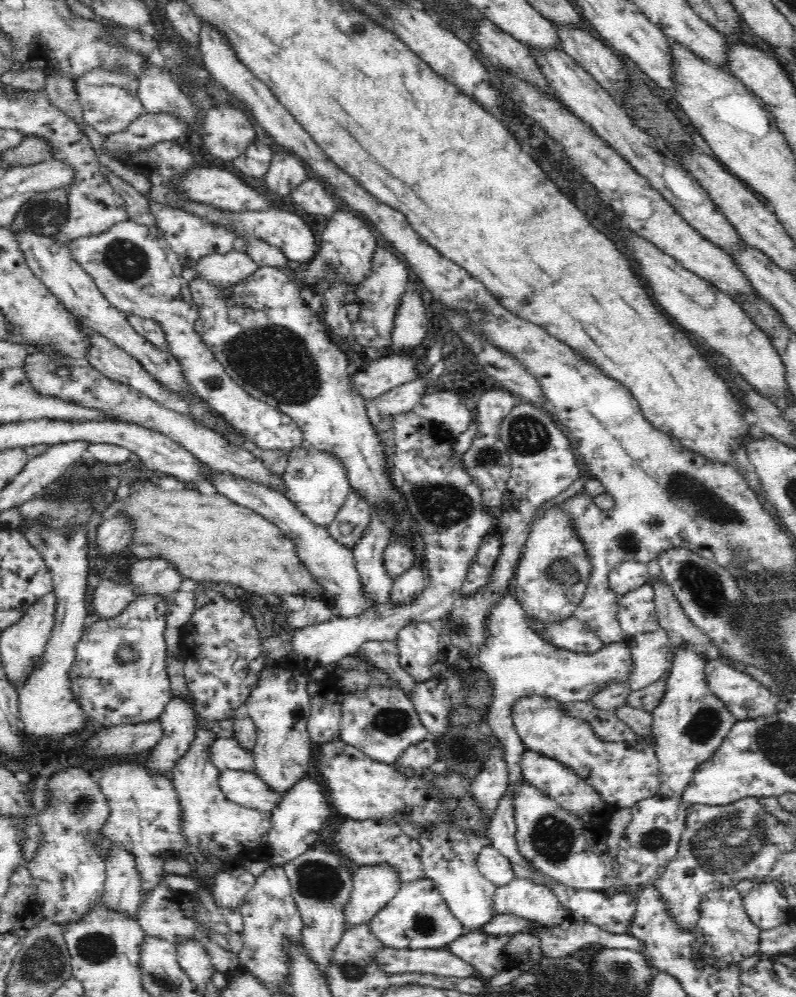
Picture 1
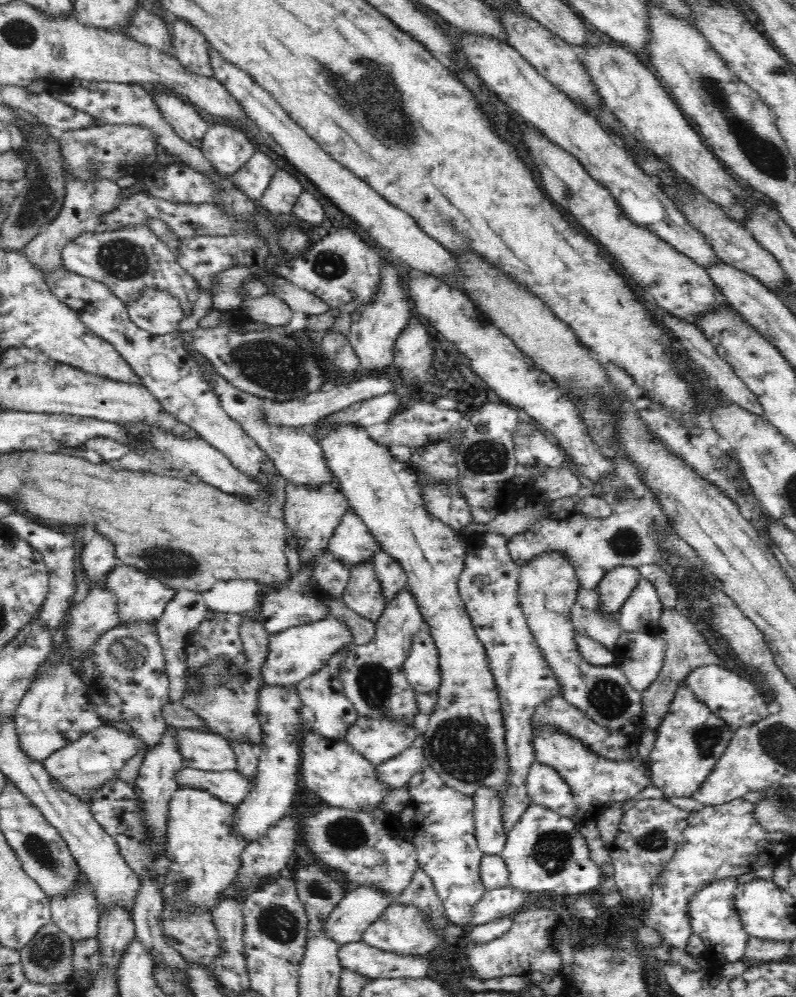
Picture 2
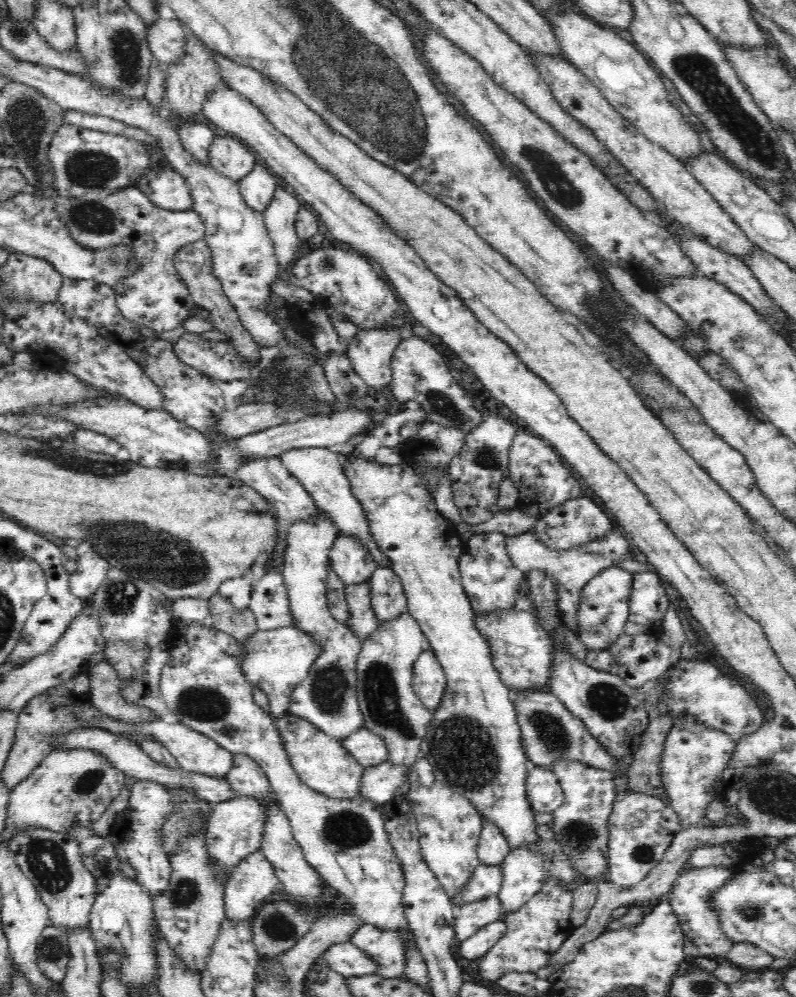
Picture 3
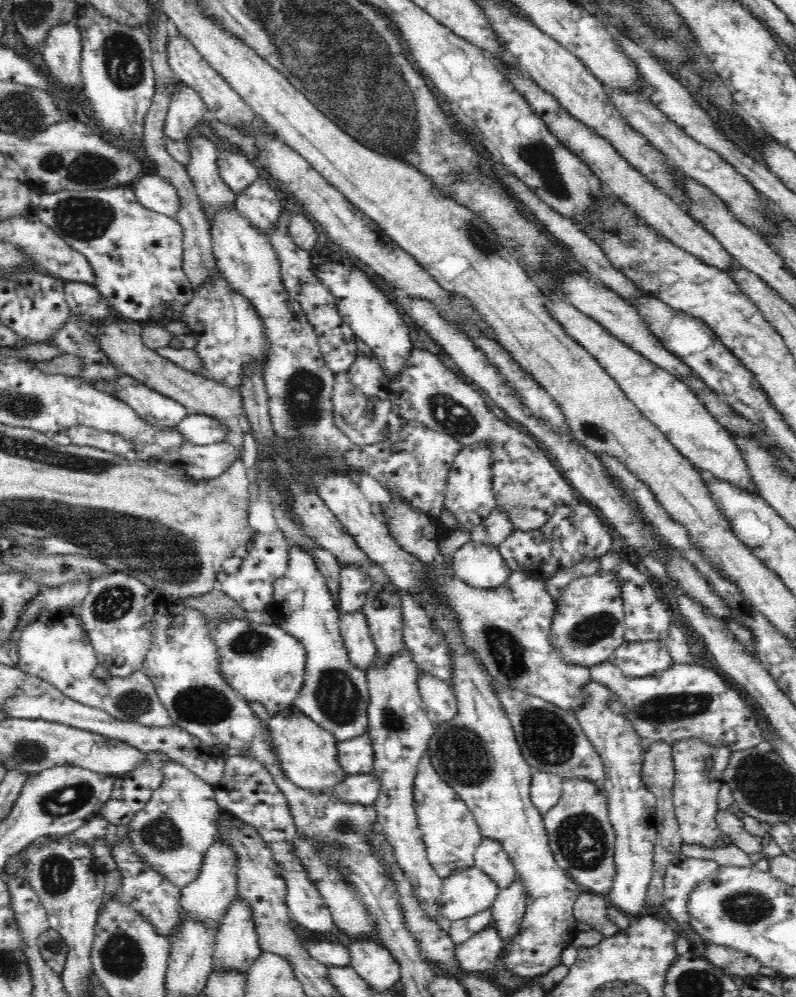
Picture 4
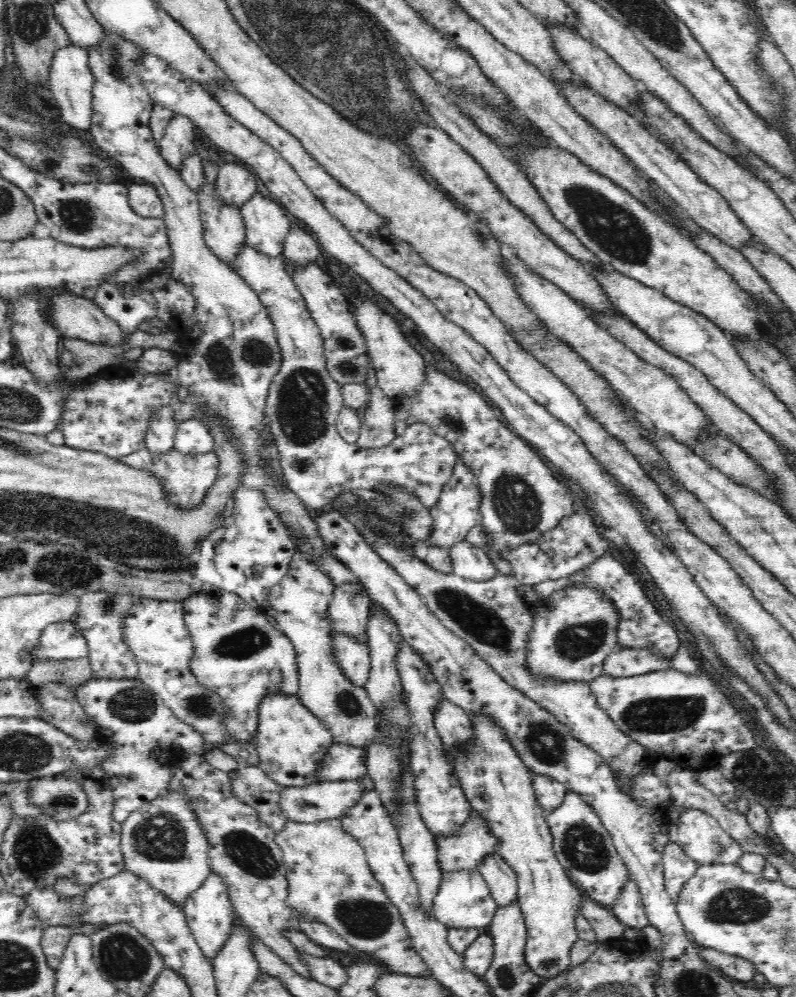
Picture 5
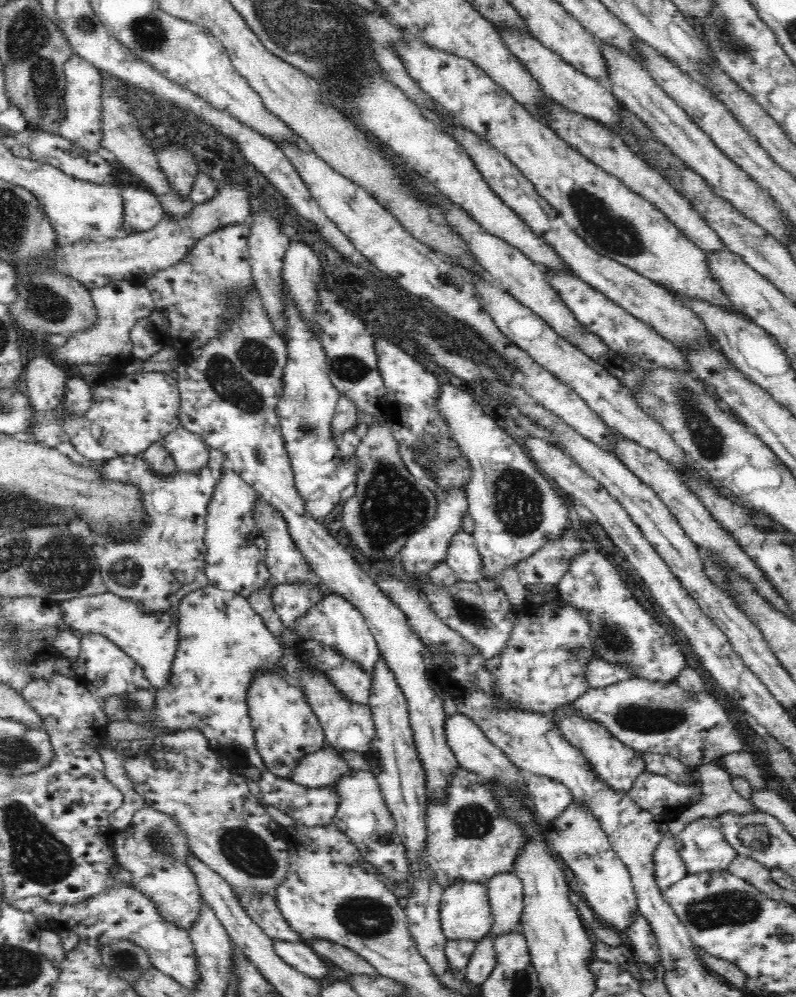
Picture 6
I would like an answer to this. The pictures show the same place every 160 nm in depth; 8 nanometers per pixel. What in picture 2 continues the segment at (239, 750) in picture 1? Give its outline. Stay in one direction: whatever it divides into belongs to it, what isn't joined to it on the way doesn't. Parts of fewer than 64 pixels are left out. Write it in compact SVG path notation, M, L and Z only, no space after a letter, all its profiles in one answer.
M178 729L177 733L186 767L205 772L237 771L237 756L229 739L199 730Z

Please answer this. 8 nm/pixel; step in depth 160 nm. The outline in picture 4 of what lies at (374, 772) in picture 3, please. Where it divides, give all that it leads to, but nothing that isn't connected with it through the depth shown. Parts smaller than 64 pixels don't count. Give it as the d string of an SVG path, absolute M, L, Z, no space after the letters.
M369 774L350 775L348 780L344 780L340 786L336 786L333 791L334 797L342 799L344 802L356 802L358 804L374 805L382 790L380 779Z

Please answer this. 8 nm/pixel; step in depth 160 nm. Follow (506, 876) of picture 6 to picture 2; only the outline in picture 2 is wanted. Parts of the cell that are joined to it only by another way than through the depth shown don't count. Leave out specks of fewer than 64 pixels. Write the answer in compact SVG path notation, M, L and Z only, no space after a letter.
M492 787L478 788L473 798L475 836L484 854L501 854L507 835L503 830L501 794Z

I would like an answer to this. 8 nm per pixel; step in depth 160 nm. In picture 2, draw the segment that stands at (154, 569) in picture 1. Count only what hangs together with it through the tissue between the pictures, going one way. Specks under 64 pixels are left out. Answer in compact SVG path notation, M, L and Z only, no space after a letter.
M117 564L109 573L105 584L117 599L119 618L124 622L152 622L156 623L163 615L164 608L176 594L171 586L164 584L159 578L140 570L136 566Z

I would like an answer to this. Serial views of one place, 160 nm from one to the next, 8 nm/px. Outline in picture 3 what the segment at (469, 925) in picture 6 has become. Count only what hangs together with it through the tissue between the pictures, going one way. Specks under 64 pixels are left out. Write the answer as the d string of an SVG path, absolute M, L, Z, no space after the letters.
M480 863L472 878L466 886L466 894L462 898L456 898L459 907L486 897L492 897L492 894L499 895L503 884L503 872L500 866Z

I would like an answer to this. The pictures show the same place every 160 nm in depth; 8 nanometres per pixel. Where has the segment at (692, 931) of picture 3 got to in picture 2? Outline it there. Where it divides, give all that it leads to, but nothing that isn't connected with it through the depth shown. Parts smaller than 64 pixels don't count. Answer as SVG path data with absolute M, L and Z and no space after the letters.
M723 878L706 886L692 898L689 905L689 917L694 934L700 936L706 944L707 955L724 956L726 962L738 962L745 958L746 947L751 937L744 930L740 915L735 909L737 879Z

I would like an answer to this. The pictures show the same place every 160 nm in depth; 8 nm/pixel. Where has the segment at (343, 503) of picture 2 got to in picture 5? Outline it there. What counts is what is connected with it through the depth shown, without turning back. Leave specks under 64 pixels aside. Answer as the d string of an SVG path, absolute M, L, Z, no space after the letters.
M299 551L294 555L286 576L271 588L262 611L276 620L295 646L299 666L297 697L302 705L333 734L335 743L367 747L376 734L377 708L365 687L356 686L336 662L331 643L333 624L328 614L335 584L309 558Z

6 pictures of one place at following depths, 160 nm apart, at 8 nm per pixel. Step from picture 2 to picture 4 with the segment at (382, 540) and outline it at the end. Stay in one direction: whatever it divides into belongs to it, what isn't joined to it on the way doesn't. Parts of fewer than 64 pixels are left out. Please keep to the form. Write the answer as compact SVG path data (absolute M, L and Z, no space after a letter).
M388 489L388 491L390 492L390 501L382 506L384 508L382 510L382 522L388 527L388 533L392 535L392 541L396 541L402 551L406 551L419 562L422 562L422 565L428 571L428 574L424 572L424 578L420 578L420 590L415 593L416 600L418 600L418 605L428 613L430 623L436 629L436 633L440 633L442 639L448 643L448 655L450 655L450 663L452 663L450 684L456 699L456 714L454 718L450 718L450 721L435 724L434 734L428 742L427 755L440 778L468 805L471 813L476 818L476 823L480 826L483 836L493 838L502 844L504 850L509 854L510 860L515 865L517 874L521 876L524 885L526 885L528 903L524 918L520 922L520 932L510 936L508 942L503 942L502 951L497 960L504 965L504 969L509 973L532 979L536 974L546 974L549 970L560 967L562 950L571 944L578 934L573 908L578 896L584 890L576 881L571 879L565 869L560 868L557 864L557 860L549 847L549 836L543 822L544 816L540 814L530 798L532 768L524 759L524 755L522 755L510 717L498 698L495 686L492 683L492 677L487 673L477 654L465 642L455 610L449 605L447 598L441 594L441 588L437 586L442 577L455 576L455 570L453 569L454 556L448 554L447 558L443 548L441 548L441 542L449 530L446 529L444 524L437 524L437 517L414 508L395 490Z

